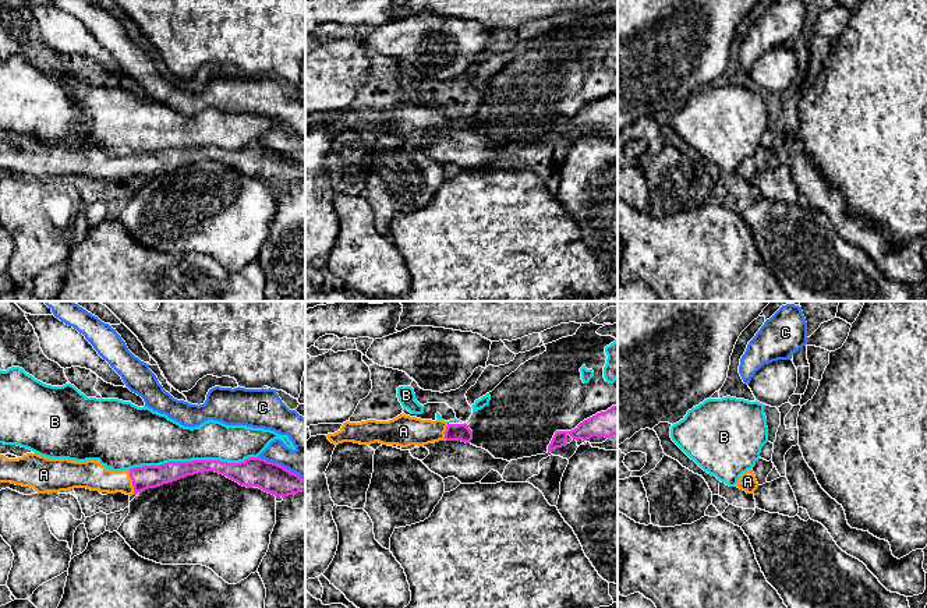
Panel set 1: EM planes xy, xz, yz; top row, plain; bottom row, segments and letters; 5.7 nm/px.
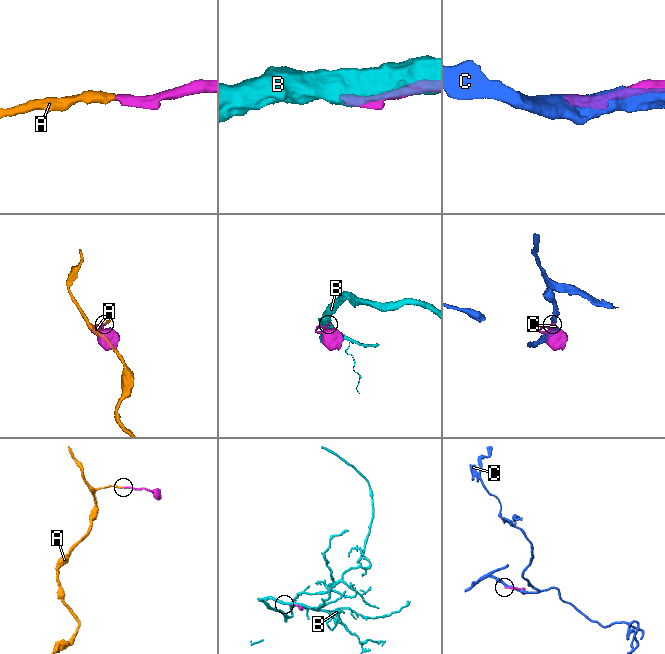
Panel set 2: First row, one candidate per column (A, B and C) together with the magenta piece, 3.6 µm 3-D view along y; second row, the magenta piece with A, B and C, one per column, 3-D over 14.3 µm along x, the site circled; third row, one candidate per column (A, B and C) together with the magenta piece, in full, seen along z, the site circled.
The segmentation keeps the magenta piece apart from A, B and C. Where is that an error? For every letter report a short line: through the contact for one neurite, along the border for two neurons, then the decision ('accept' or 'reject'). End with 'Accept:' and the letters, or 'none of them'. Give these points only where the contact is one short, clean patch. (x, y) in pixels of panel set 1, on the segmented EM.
A: line xy (144, 477), (133, 483), (106, 481), (91, 474); accept
B: reject
C: reject
Accept: A

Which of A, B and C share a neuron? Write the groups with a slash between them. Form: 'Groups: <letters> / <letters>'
Groups: A / B / C

